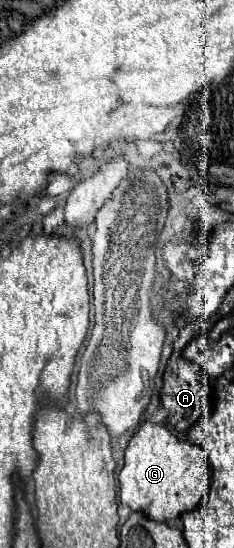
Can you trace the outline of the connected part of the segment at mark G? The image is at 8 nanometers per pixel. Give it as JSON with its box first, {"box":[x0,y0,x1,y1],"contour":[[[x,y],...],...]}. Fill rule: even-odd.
{"box":[118,423,210,521],"contour":[[[142,423],[142,427],[132,435],[124,449],[124,467],[118,473],[120,485],[120,503],[128,505],[132,511],[142,511],[146,517],[156,521],[172,521],[182,513],[194,511],[196,505],[204,499],[210,485],[210,465],[204,457],[204,451],[198,445],[182,443],[170,429],[156,423]]]}

